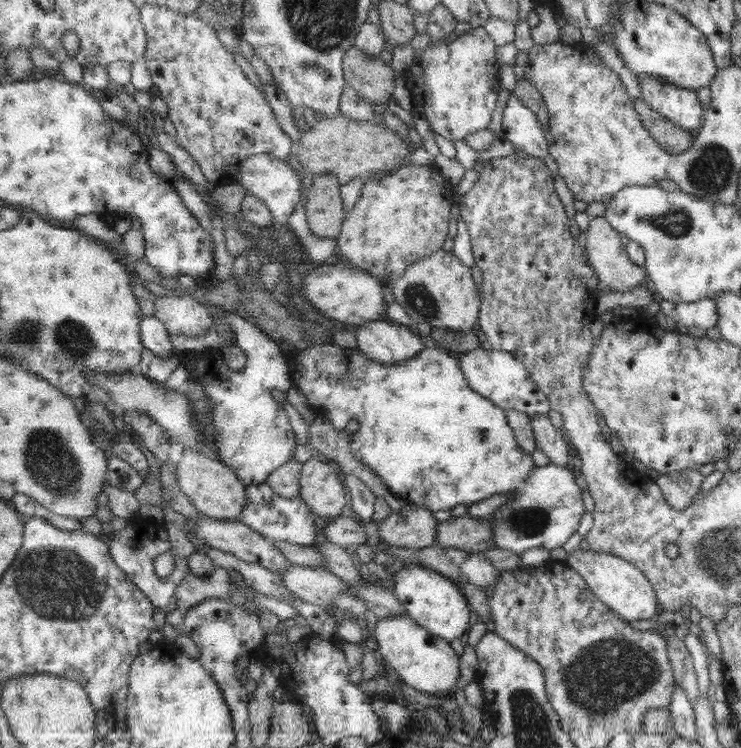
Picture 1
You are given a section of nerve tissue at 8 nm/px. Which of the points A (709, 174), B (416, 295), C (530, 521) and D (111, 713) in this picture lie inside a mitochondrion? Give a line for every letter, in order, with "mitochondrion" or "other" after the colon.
A: mitochondrion
B: mitochondrion
C: mitochondrion
D: other

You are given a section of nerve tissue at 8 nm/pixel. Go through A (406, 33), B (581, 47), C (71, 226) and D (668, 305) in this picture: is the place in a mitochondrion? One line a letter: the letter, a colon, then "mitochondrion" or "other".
A: other
B: other
C: other
D: other

